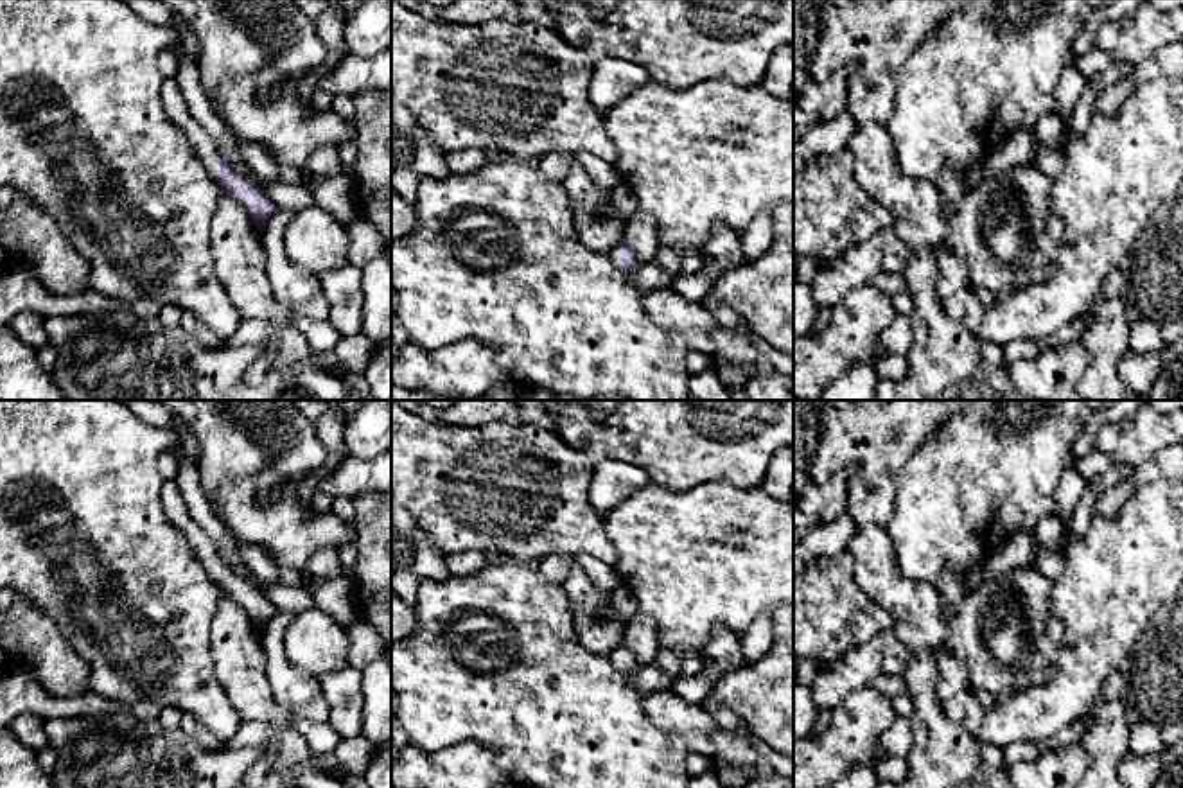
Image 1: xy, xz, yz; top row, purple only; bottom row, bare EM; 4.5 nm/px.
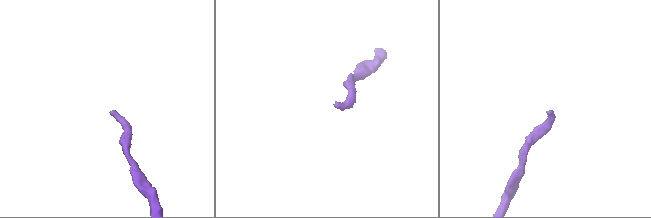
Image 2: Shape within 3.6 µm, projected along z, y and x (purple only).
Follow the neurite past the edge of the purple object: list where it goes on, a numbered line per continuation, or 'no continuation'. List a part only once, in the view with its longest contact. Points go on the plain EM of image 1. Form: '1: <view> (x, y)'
1: yz (1054, 555)

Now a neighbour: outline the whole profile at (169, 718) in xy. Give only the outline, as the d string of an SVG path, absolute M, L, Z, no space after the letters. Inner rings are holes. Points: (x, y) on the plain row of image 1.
M163 707L156 720L165 731L176 732L183 716L185 713L176 707Z

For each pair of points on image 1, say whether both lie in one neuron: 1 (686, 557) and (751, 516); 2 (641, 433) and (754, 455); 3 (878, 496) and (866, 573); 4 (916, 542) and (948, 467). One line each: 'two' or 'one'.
1: one
2: one
3: two
4: one

